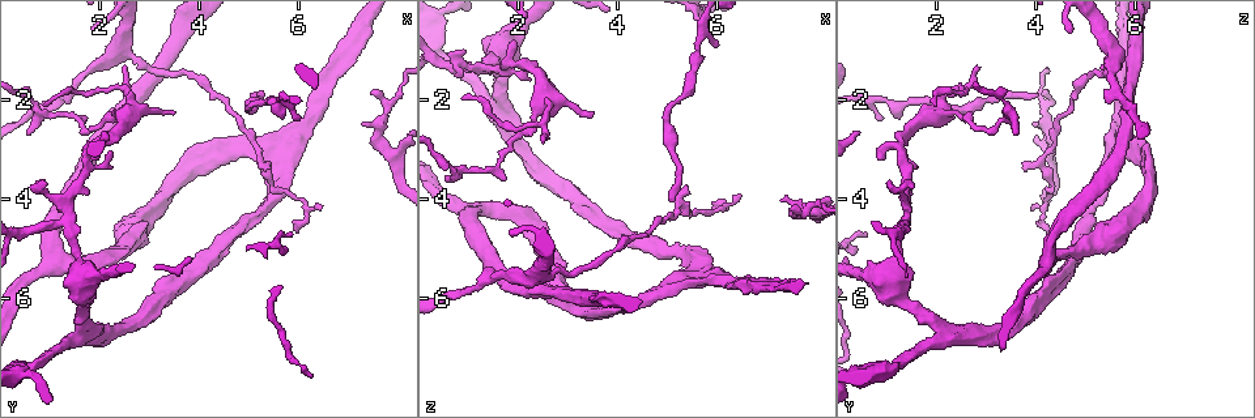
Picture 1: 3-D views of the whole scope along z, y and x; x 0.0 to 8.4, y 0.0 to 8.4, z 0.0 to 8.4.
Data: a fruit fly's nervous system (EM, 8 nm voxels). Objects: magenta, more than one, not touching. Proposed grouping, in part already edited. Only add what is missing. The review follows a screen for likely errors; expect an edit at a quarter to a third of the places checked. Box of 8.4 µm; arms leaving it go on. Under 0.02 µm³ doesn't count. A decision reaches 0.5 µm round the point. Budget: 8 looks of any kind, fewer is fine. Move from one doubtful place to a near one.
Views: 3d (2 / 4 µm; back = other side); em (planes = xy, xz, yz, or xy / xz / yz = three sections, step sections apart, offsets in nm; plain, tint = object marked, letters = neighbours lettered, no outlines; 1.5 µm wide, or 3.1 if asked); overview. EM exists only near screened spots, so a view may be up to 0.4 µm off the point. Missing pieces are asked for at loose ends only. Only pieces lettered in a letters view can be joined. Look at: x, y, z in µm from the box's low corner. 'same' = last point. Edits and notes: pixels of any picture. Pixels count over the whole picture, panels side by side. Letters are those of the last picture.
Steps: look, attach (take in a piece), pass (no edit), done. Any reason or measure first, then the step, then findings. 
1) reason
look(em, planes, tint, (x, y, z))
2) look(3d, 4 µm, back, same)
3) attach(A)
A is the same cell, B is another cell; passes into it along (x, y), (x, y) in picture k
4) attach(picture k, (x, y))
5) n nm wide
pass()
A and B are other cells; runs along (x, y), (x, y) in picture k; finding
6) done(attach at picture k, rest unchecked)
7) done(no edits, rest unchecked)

look(3d, 4 µm, back, (0.50, 2.70, 3.60))

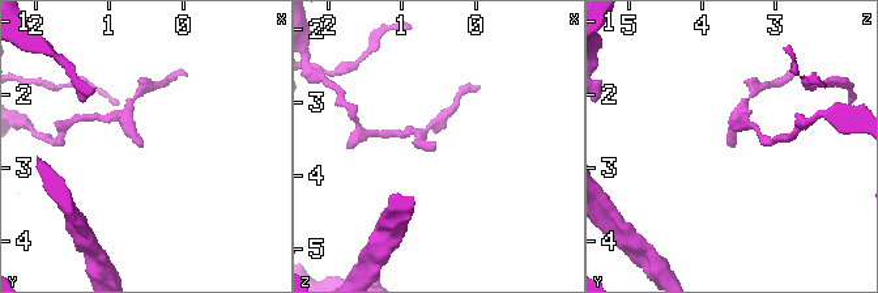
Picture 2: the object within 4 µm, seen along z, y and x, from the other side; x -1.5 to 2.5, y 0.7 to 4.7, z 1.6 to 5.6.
look(em, planes, letters, (0.55, 2.70, 3.65))

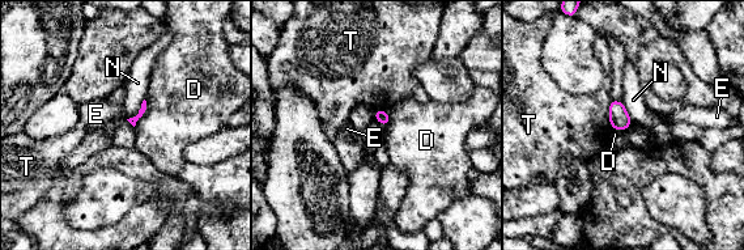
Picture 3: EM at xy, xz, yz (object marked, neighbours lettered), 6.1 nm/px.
pass()
D, E, N and T are other cells; border along (144, 98), (140, 109), (127, 119) in picture 3; none of them fits

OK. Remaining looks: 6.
free end
look(em, planes, letters, (0.70, 3.70, 1.00))

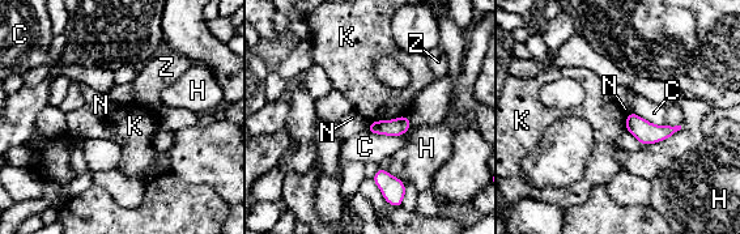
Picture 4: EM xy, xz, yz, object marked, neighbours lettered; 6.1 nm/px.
C touches over 240 nm
pass()
C, H, K, N and Z are other cells; none of them fits

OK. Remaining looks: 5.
tapers out
look(em, planes, letters, (7.55, 1.80, 4.20))

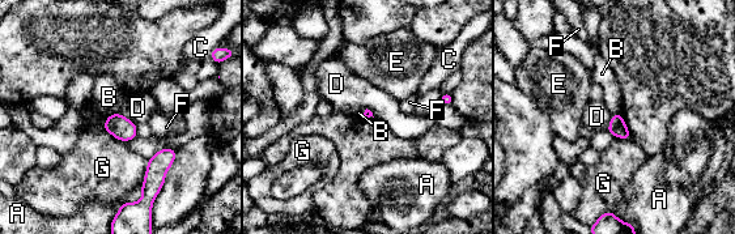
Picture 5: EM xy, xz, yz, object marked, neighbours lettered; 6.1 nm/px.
G touches over 180 nm
pass()
A, B, C, D, E, F and G are other cells; border along (119, 113), (113, 113), (107, 116) in picture 5; no lettered piece goes on from it

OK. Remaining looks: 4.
done(no edits, rest unchecked)

